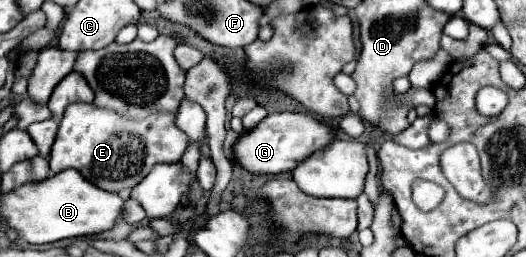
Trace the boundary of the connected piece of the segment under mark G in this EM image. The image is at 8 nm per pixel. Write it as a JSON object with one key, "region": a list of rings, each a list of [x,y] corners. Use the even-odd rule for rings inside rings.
{"region":[[[274,113],[264,117],[256,127],[248,133],[240,135],[240,139],[232,145],[232,161],[240,165],[244,171],[254,175],[278,175],[292,171],[298,161],[306,159],[314,149],[320,149],[326,141],[334,139],[334,131],[306,113]]]}

